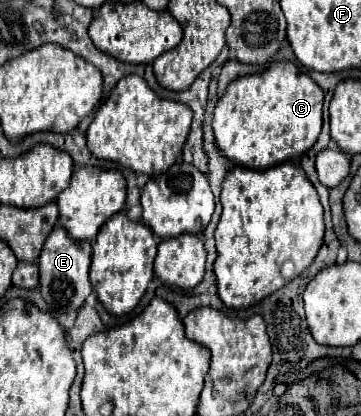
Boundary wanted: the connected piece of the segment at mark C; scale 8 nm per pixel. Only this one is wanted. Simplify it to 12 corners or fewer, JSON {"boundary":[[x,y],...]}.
{"boundary":[[292,62],[230,82],[214,142],[266,170],[322,132],[322,88]]}

